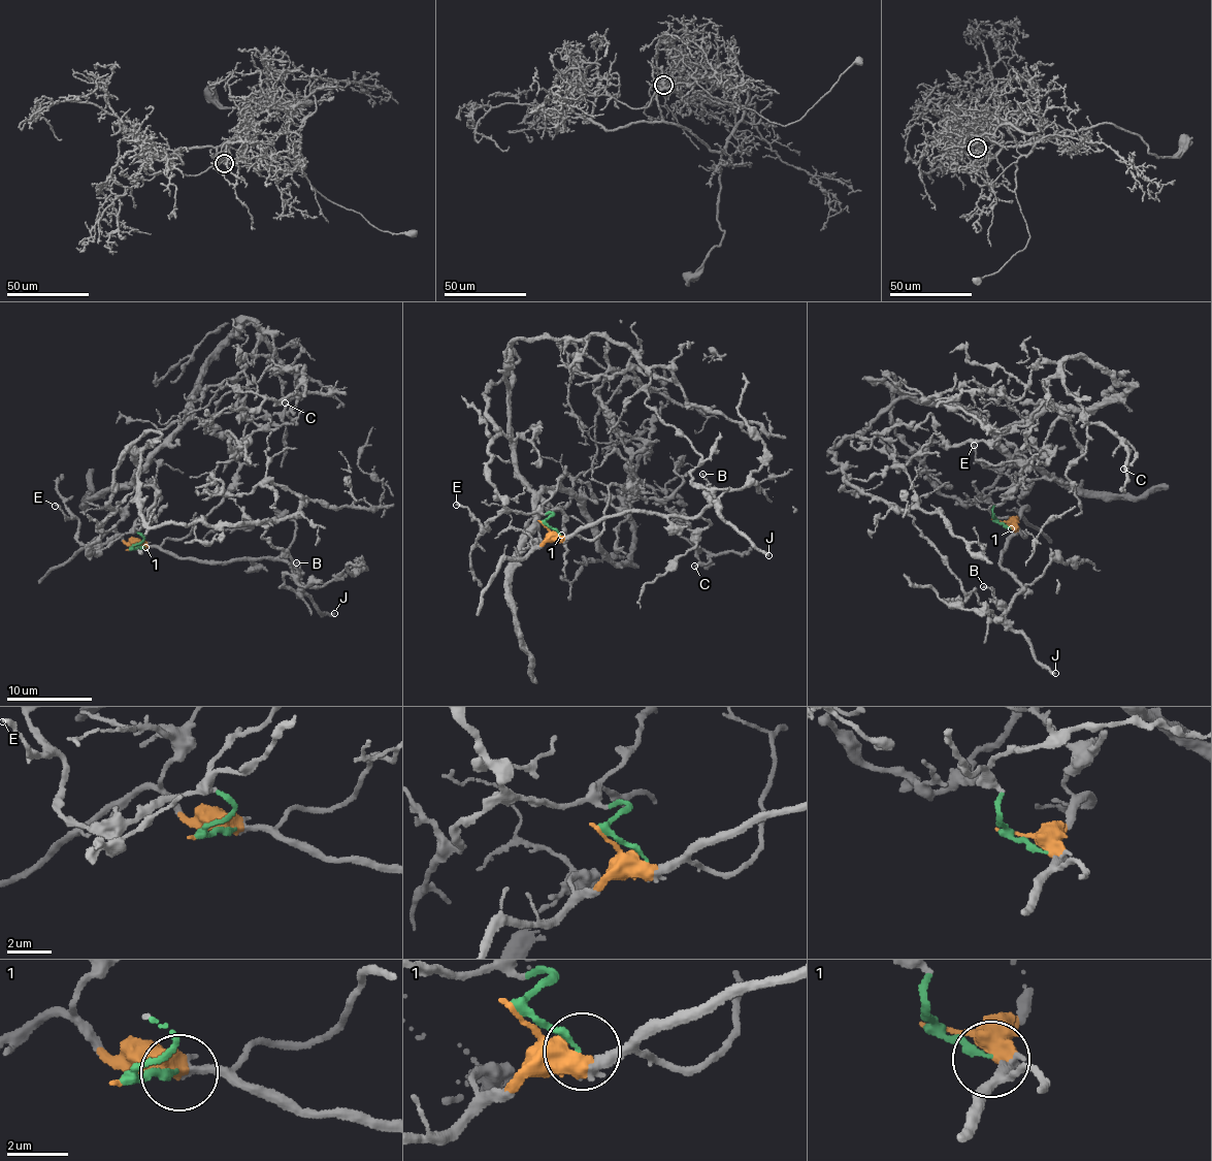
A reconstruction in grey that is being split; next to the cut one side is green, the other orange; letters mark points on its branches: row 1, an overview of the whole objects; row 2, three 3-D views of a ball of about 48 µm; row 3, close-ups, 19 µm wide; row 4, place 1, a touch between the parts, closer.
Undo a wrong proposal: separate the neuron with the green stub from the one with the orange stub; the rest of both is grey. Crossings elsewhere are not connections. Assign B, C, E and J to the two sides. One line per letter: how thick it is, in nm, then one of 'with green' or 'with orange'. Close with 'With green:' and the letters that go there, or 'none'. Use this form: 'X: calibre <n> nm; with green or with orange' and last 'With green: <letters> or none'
B: calibre 150 nm; with orange
C: calibre 260 nm; with green
E: calibre 240 nm; with green
J: calibre 280 nm; with orange
With green: C, E

